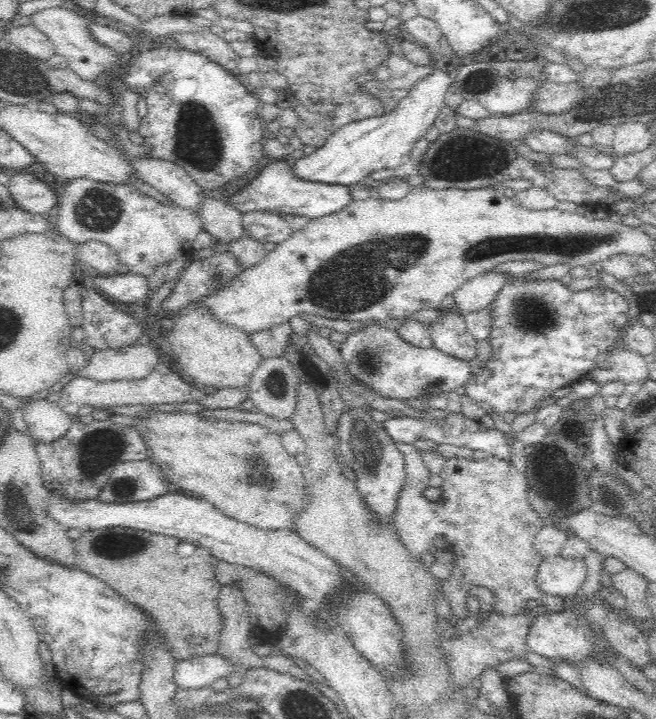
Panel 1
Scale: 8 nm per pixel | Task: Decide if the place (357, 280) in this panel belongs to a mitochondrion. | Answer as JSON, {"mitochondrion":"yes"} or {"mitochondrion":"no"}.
{"mitochondrion":"yes"}

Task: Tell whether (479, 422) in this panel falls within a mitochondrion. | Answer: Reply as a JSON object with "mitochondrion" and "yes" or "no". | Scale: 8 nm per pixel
{"mitochondrion":"no"}

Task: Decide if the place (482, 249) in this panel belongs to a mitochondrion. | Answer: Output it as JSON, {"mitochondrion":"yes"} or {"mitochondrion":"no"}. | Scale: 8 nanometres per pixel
{"mitochondrion":"yes"}

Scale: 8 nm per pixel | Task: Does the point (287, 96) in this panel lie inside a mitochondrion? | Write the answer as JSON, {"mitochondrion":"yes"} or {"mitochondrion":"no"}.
{"mitochondrion":"no"}

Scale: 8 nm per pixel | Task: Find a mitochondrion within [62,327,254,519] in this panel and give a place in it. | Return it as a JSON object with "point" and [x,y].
{"point":[98,453]}

